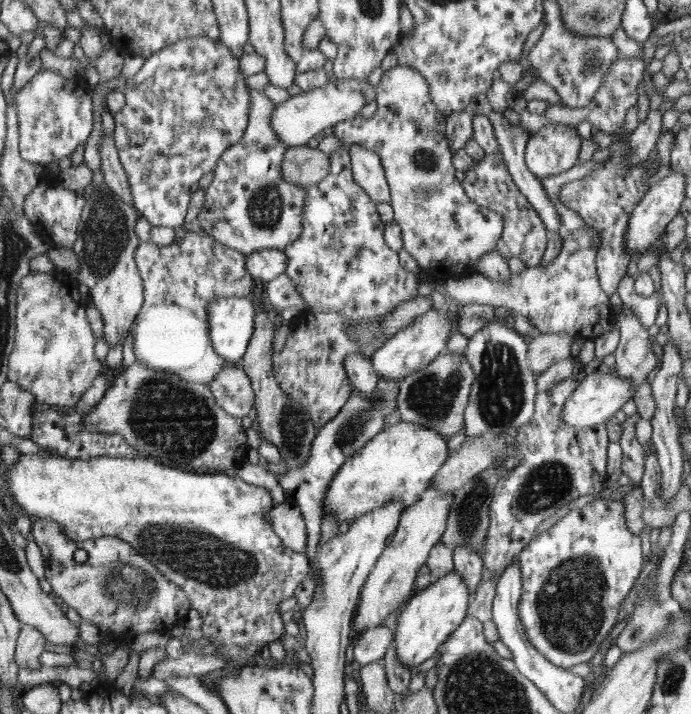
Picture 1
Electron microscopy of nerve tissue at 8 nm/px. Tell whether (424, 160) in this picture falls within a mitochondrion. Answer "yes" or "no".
yes

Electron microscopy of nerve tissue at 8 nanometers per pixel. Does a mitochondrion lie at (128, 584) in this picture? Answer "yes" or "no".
yes

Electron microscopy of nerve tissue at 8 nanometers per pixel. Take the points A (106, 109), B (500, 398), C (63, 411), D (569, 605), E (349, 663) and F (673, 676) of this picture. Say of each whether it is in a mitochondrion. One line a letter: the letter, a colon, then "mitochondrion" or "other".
A: other
B: mitochondrion
C: other
D: mitochondrion
E: other
F: mitochondrion

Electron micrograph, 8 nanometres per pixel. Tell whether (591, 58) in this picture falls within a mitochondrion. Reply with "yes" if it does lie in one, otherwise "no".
yes

